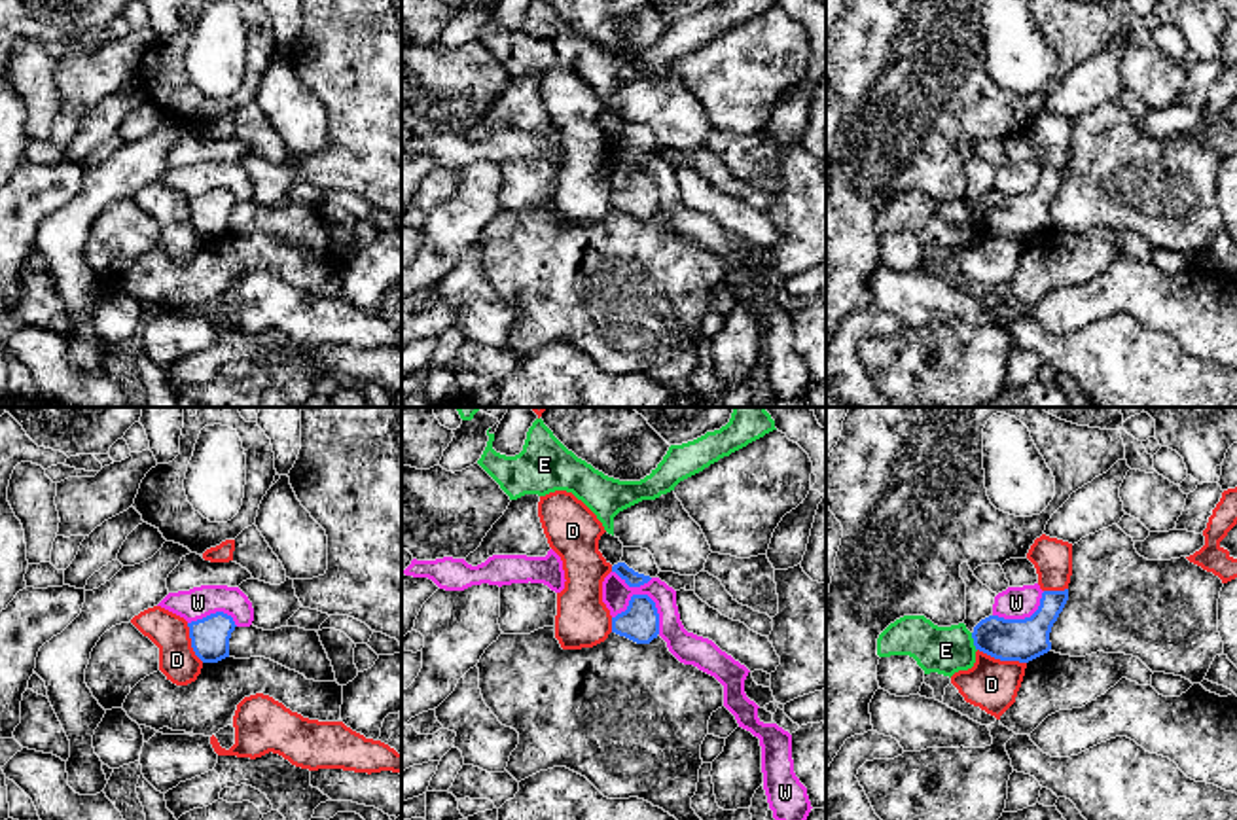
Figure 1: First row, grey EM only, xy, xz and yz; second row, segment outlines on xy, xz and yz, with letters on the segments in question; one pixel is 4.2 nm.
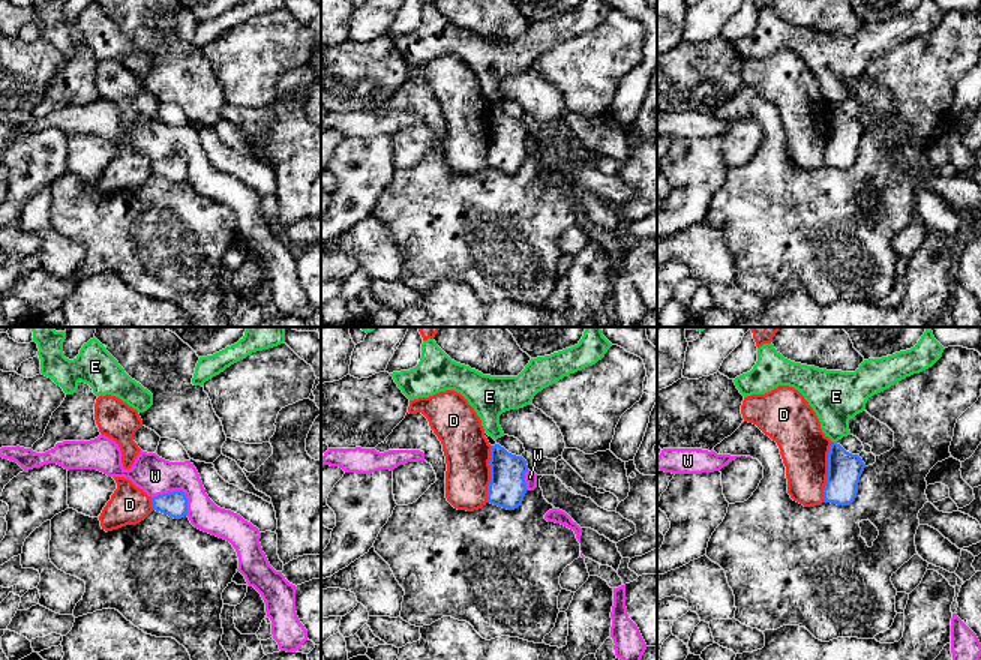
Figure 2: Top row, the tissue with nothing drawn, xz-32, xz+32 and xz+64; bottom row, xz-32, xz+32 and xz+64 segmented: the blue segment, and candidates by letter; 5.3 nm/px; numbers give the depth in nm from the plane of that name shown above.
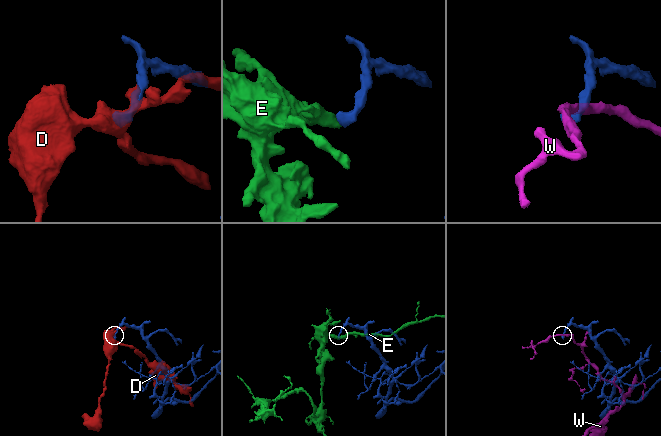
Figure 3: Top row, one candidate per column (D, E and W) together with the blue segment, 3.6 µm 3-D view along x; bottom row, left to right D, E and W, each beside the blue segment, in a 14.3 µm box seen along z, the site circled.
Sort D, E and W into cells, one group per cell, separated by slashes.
D / E / W

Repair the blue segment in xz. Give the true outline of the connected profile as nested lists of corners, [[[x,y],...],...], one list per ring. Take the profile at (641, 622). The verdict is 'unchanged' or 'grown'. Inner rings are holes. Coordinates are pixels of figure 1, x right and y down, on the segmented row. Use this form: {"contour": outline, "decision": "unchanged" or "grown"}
{"contour": [[[633,595],[625,612],[612,617],[612,633],[636,644],[650,644],[659,634],[659,614],[648,595]]], "decision": "unchanged"}

